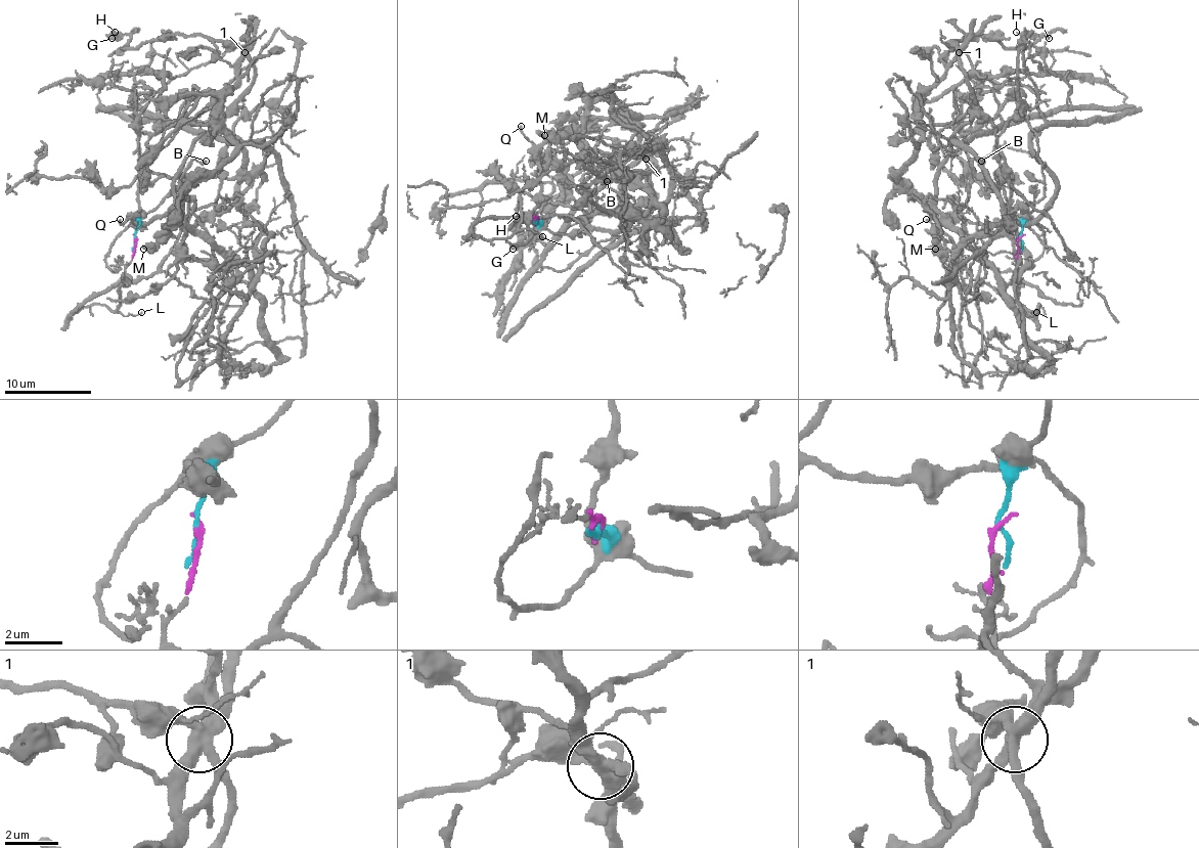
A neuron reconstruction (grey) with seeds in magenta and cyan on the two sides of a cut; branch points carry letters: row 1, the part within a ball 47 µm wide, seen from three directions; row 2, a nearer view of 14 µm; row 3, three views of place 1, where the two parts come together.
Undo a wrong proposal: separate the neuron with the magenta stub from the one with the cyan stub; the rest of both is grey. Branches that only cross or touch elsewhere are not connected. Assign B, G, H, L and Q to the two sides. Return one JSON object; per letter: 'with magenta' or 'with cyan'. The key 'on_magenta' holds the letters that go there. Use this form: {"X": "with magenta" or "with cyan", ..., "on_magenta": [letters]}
{"B": "with magenta", "G": "with cyan", "H": "with cyan", "L": "with magenta", "Q": "with cyan", "on_magenta": ["B", "L"]}

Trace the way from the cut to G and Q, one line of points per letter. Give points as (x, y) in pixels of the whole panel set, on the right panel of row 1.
G: (1019, 238), (1021, 221), (940, 223), (936, 175), (973, 112), (958, 42), (1050, 38)
Q: (1019, 238), (1021, 221), (969, 223), (963, 219), (945, 219), (936, 223), (925, 219)

